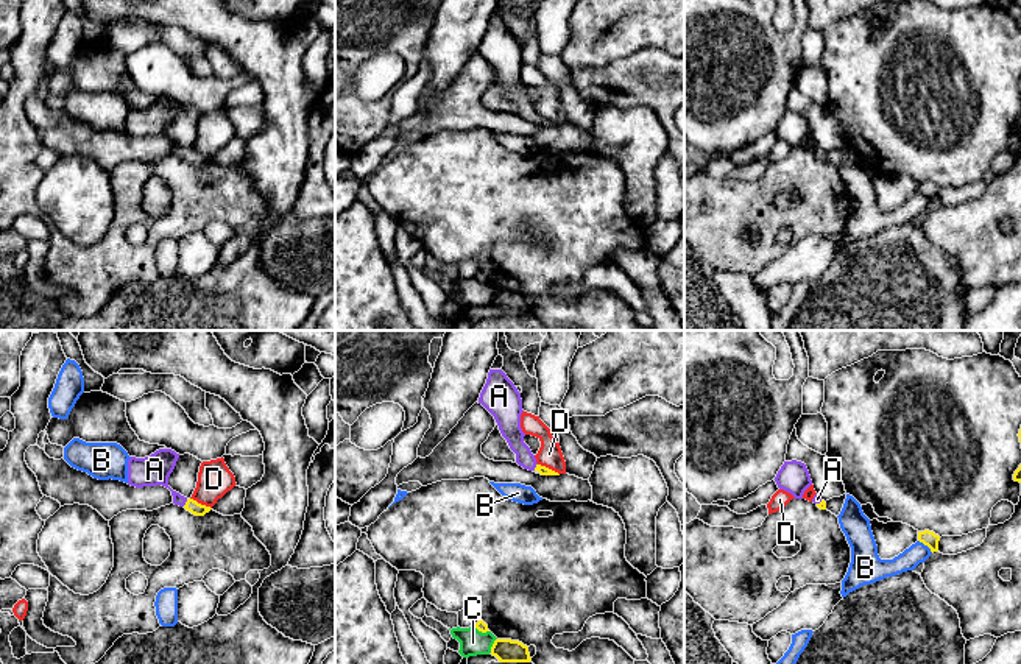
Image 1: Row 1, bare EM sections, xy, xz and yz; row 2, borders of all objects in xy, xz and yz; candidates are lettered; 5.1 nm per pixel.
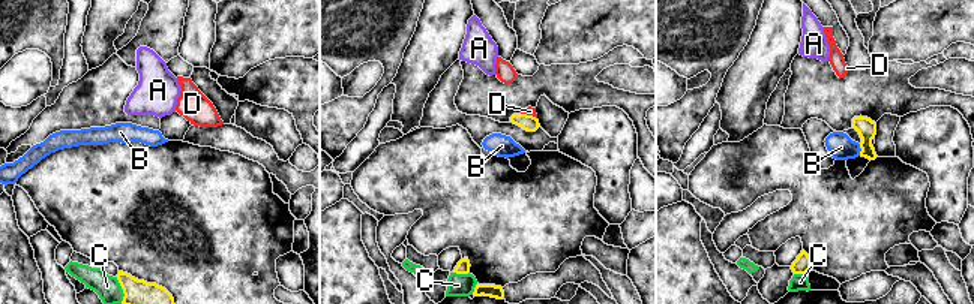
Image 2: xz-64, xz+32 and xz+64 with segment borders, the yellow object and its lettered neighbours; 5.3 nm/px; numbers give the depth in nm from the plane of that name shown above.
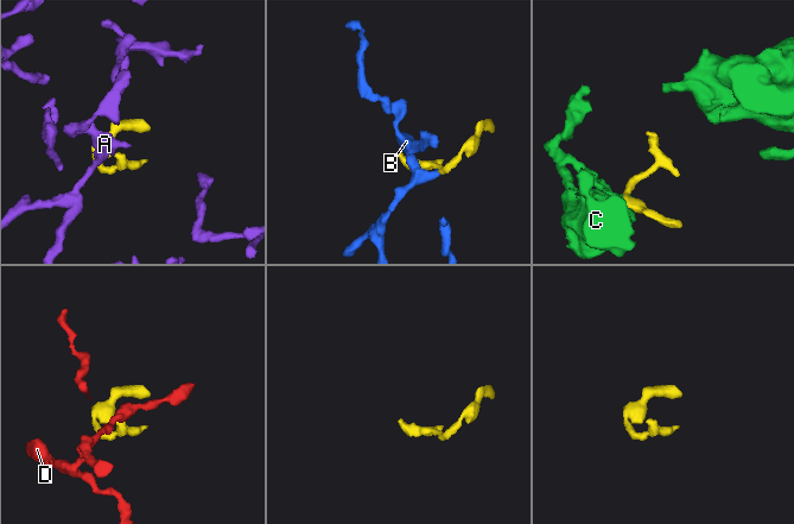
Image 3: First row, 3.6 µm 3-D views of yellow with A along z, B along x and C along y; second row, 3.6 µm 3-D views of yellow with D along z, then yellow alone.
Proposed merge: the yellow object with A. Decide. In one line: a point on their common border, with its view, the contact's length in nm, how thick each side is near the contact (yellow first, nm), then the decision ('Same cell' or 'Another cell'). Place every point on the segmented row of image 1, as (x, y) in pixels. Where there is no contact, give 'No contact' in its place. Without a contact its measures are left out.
Touches yellow at xy (186, 502). Shared border 50 nm. Thickness 70 nm (yellow) against 160 nm. Same cell

